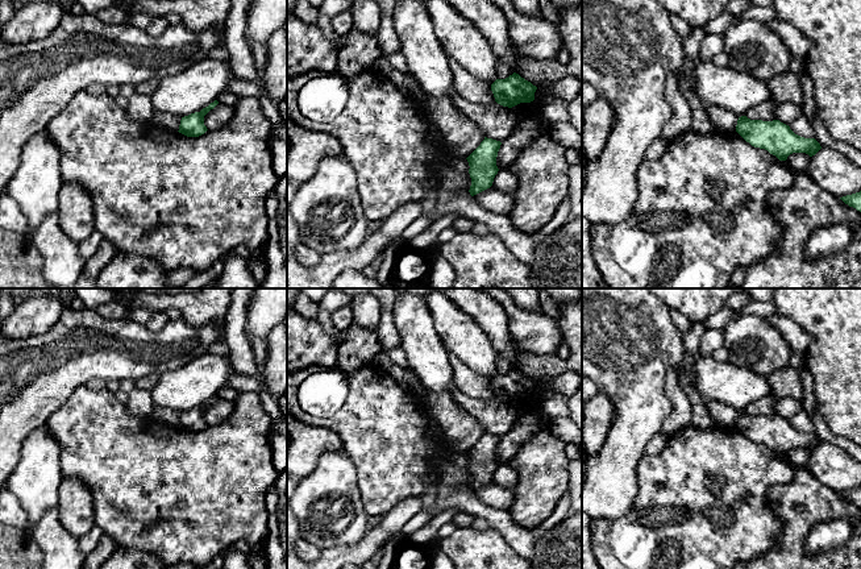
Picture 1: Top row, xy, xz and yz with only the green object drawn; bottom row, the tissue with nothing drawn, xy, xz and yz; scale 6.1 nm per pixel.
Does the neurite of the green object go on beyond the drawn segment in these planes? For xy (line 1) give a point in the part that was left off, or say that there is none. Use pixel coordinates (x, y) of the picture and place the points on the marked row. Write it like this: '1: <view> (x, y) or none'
1: none

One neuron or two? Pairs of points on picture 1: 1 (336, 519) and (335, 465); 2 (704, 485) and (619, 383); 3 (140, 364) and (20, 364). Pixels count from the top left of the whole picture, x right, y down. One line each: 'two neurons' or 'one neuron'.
1: one neuron
2: two neurons
3: one neuron

